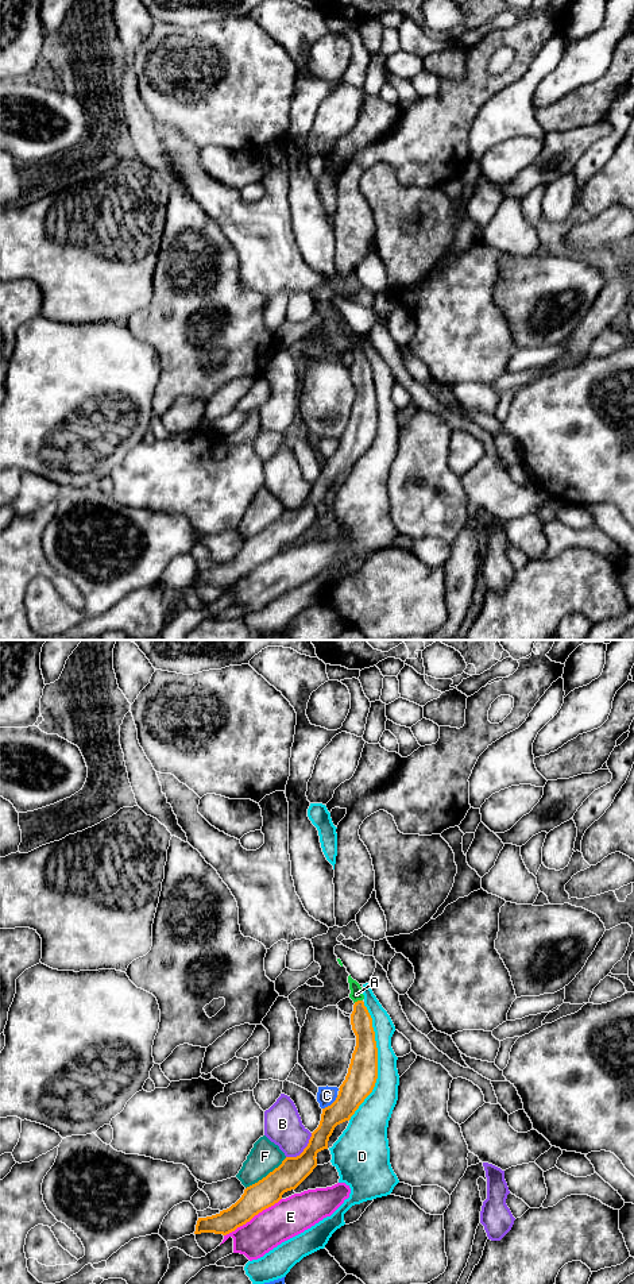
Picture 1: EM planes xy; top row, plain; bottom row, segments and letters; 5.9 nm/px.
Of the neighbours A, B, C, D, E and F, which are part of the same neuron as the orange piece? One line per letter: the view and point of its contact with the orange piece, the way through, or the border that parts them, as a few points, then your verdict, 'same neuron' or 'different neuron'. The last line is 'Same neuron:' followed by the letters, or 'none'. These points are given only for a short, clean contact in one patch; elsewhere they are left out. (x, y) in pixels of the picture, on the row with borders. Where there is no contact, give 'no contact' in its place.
A: contact xy (358, 1001); way xy (360, 1020), (358, 1001), (356, 994); same neuron
B: contact xy (304, 1151); border xy (312, 1133), (308, 1145), (298, 1155), (286, 1157); different neuron
C: contact xy (332, 1103); different neuron
D: contact xy (377, 1061); different neuron
E: contact xy (252, 1217); different neuron
F: contact xy (267, 1175); different neuron
Same neuron: A

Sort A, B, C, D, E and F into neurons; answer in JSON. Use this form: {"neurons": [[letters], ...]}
{"neurons": [["A"], ["B"], ["C"], ["D"], ["E"], ["F"]]}

